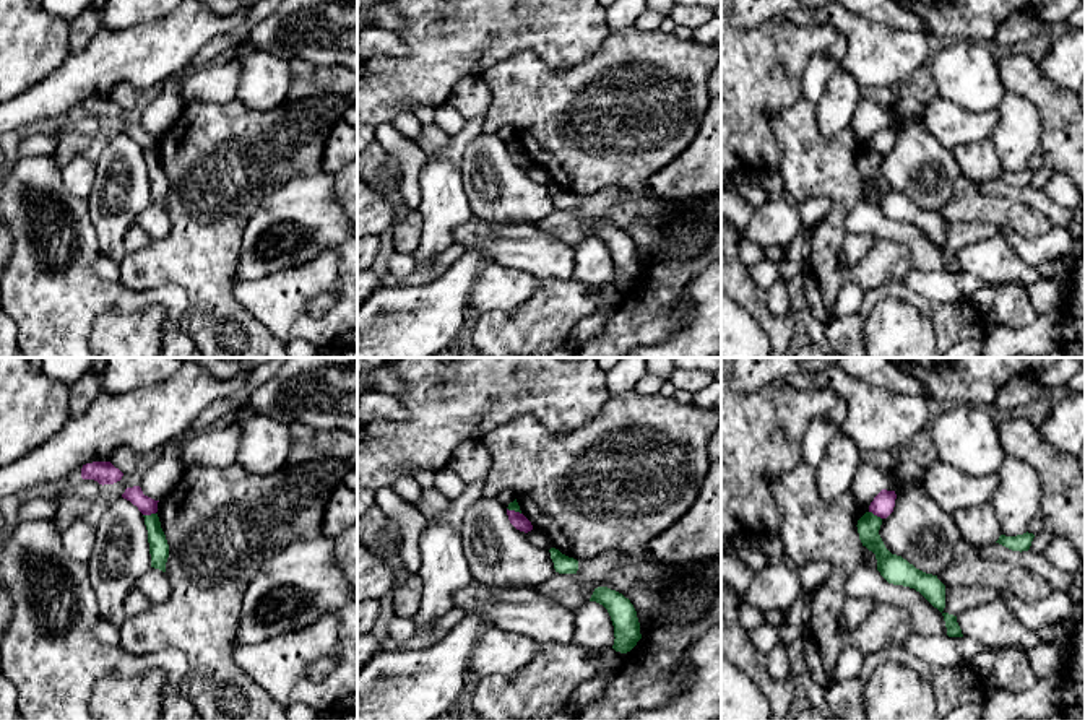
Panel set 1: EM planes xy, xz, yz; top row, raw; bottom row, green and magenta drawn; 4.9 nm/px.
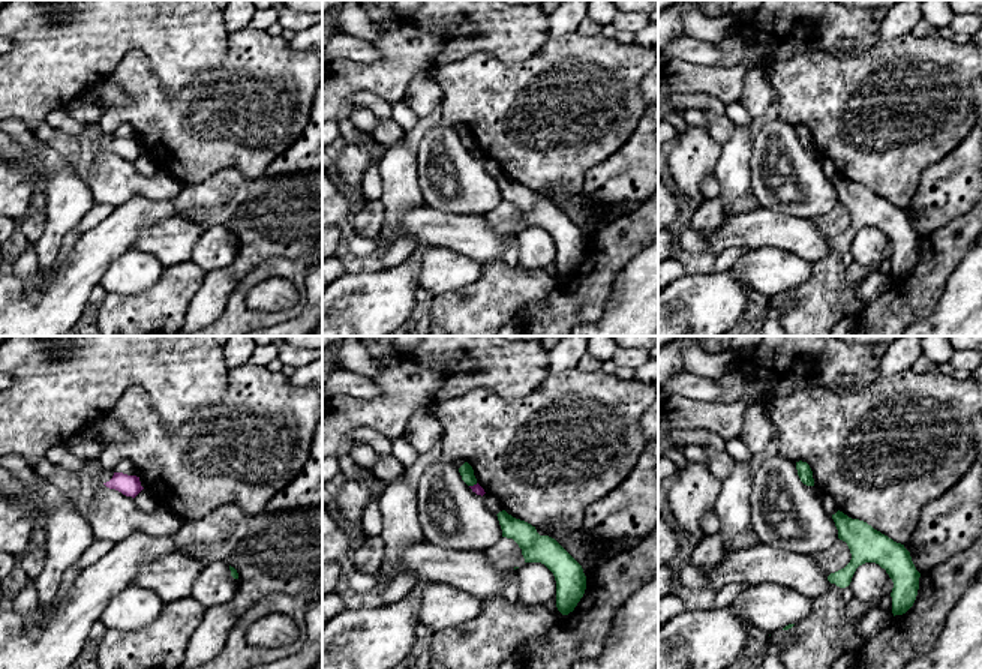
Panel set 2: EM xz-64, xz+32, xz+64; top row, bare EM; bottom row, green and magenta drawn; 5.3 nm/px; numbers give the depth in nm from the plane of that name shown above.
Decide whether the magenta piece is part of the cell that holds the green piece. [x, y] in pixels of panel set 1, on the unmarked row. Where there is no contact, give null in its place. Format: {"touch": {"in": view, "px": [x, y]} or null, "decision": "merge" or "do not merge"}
{"touch": {"in": "xy", "px": [148, 151]}, "decision": "do not merge"}

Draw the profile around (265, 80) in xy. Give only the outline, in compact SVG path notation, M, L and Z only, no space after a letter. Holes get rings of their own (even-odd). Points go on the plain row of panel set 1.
M270 52L240 59L240 81L236 99L255 111L271 111L287 101L291 89L289 62Z

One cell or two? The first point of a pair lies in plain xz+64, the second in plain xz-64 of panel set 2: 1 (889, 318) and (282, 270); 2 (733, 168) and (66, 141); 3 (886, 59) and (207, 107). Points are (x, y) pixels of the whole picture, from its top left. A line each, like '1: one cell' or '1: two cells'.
1: one cell
2: two cells
3: one cell

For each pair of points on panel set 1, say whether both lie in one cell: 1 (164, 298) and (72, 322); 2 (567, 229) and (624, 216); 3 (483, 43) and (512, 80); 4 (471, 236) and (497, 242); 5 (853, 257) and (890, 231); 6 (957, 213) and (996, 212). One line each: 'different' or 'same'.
1: same
2: same
3: different
4: same
5: different
6: same

